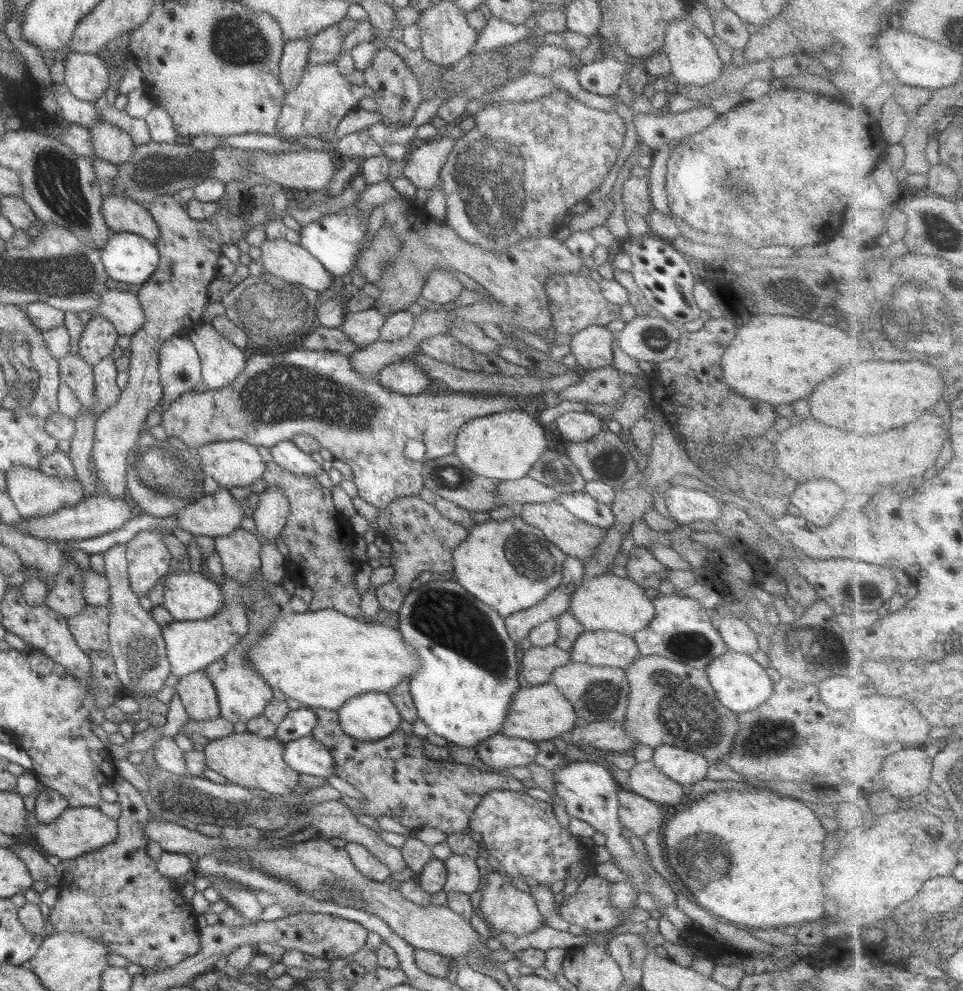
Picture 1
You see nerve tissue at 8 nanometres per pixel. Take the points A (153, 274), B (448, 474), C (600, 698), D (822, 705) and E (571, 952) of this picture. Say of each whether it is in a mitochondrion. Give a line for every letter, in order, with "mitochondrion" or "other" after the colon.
A: other
B: mitochondrion
C: mitochondrion
D: other
E: other

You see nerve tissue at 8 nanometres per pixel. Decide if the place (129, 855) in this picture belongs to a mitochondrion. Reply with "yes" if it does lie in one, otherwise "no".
no

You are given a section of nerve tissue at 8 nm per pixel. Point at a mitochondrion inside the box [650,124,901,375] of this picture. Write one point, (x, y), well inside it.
(731, 181)

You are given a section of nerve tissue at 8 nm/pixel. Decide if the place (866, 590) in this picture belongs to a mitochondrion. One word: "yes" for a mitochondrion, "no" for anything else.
yes

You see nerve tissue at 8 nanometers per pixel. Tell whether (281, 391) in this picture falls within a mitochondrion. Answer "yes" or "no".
yes

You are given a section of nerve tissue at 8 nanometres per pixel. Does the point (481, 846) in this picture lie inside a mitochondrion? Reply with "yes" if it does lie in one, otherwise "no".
no

